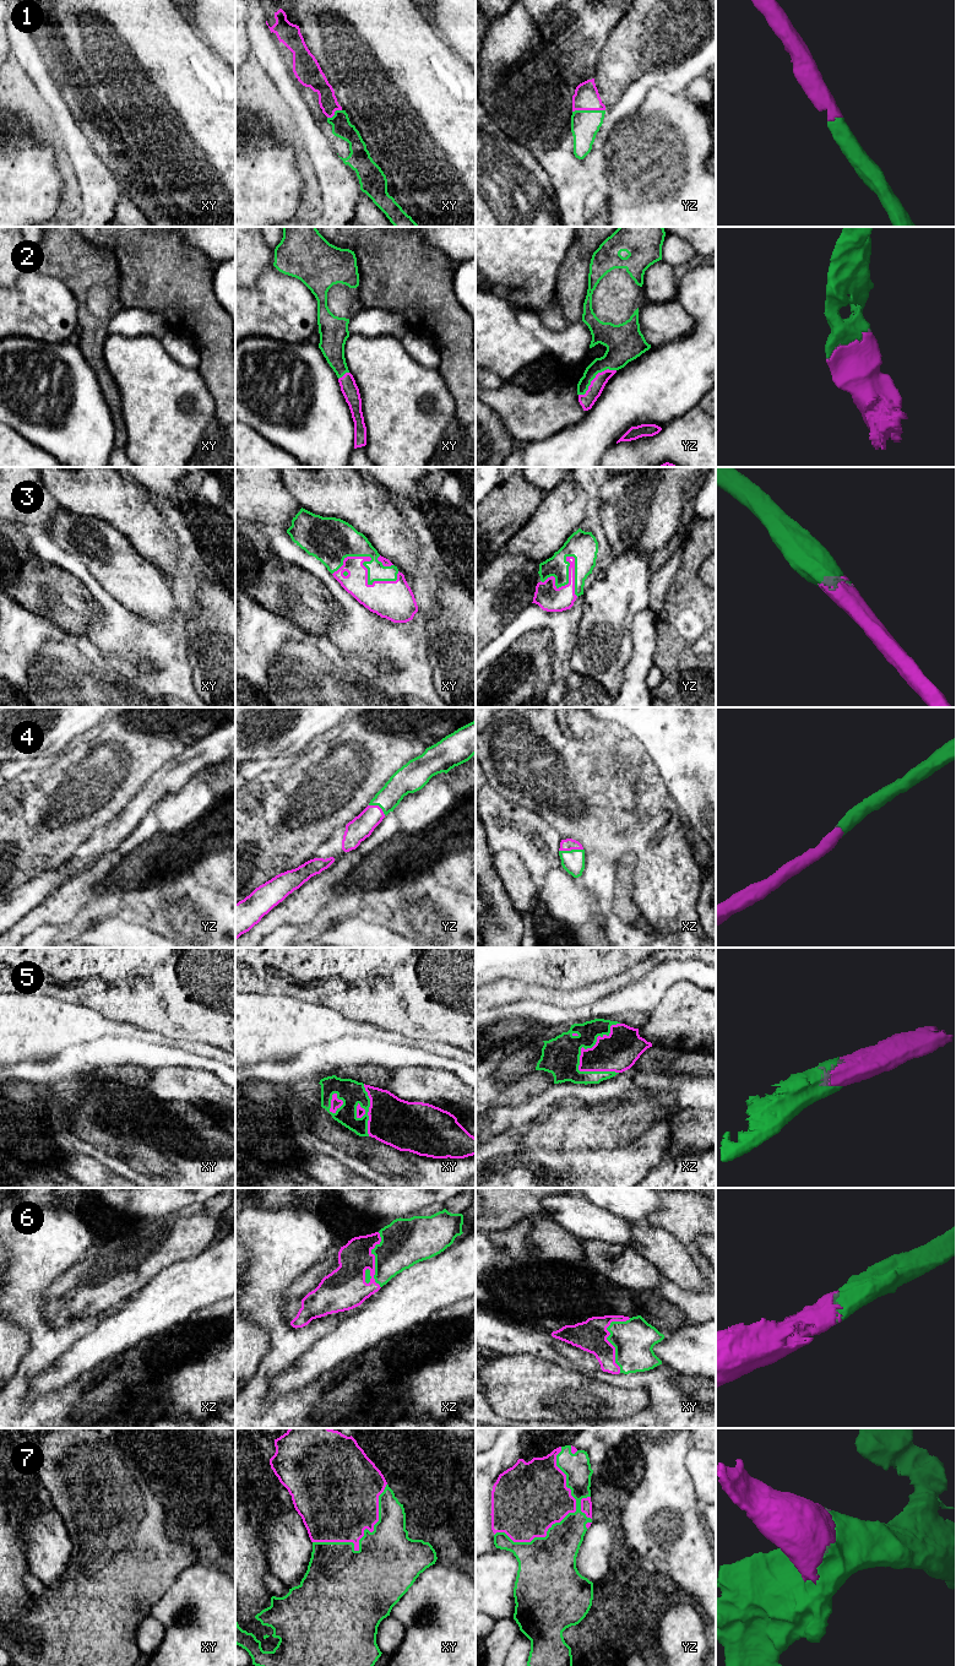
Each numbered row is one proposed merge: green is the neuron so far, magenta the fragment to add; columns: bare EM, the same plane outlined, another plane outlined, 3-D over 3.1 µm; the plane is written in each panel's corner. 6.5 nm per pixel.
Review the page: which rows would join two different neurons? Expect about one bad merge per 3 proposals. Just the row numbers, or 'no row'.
no row

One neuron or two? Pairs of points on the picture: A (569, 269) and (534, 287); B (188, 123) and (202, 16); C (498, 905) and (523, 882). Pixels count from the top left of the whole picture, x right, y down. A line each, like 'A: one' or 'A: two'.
A: two
B: two
C: two

